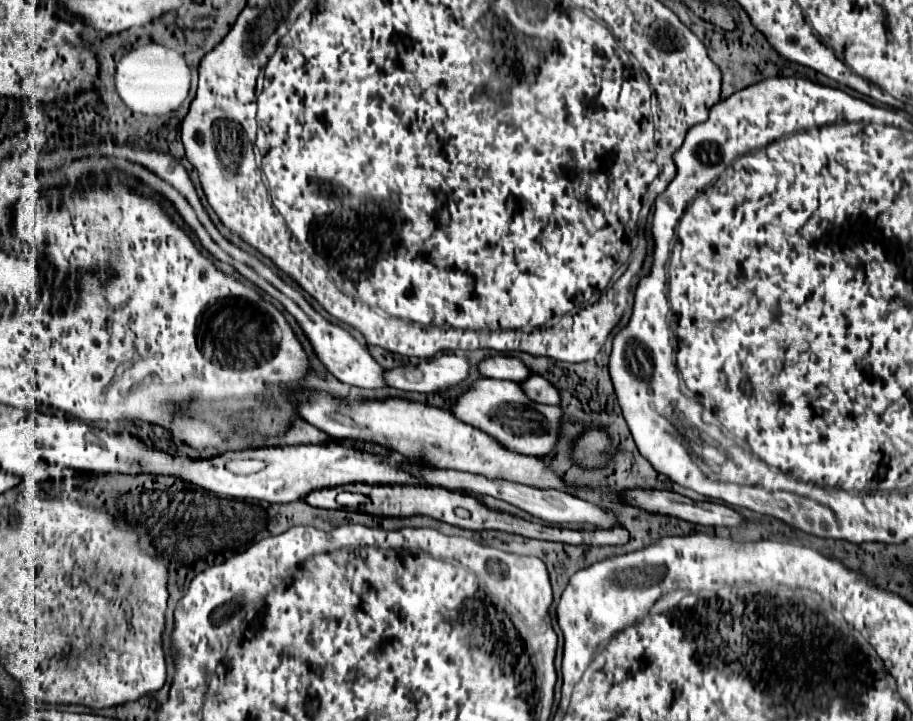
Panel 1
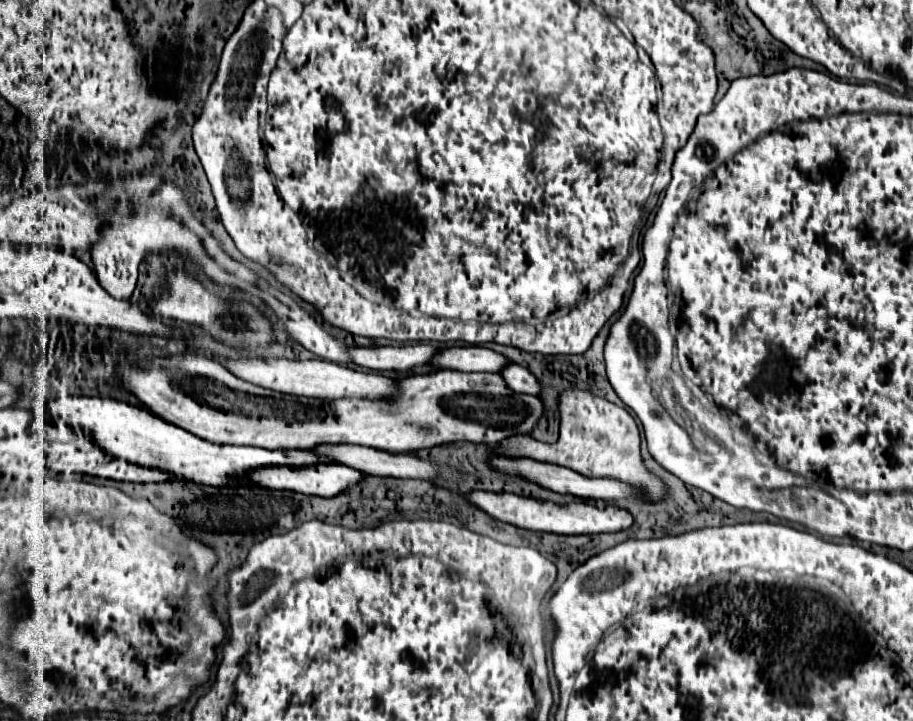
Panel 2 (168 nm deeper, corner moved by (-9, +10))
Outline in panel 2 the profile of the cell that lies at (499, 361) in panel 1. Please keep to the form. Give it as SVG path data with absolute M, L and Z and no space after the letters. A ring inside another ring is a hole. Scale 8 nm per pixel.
M465 346L465 348L447 348L431 362L435 368L443 370L461 370L461 372L501 372L507 362L503 354L483 348L483 346Z

